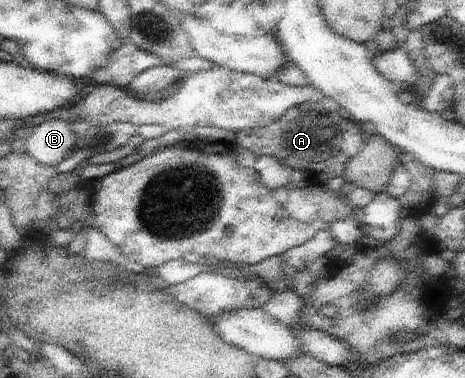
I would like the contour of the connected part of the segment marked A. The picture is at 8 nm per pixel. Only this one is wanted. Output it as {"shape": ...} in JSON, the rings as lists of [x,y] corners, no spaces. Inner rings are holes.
{"shape":[[[305,102],[293,106],[281,118],[260,129],[243,129],[236,133],[235,147],[247,148],[257,157],[271,155],[280,158],[287,170],[299,170],[311,186],[326,185],[331,178],[342,176],[347,163],[363,150],[368,136],[353,118],[339,116],[327,110],[321,102]]]}

